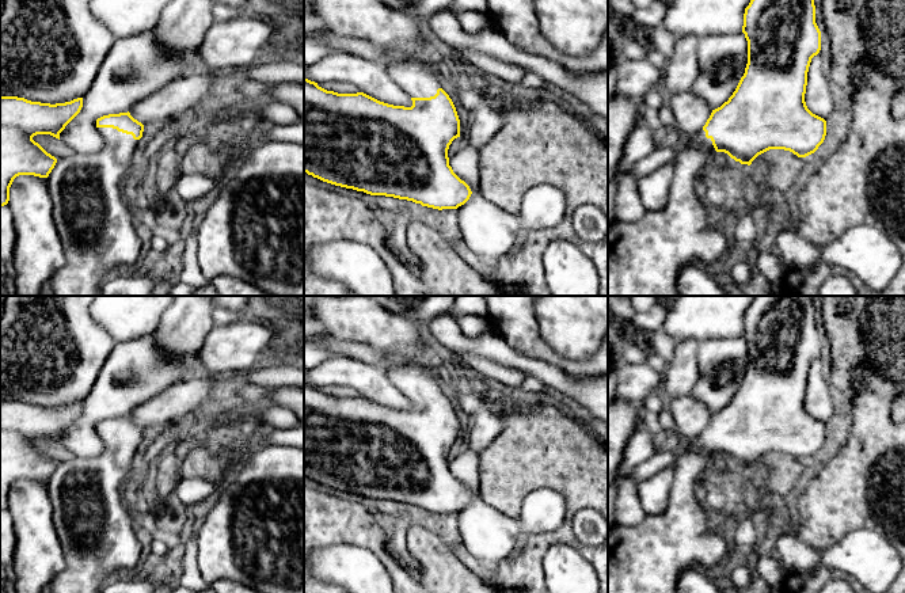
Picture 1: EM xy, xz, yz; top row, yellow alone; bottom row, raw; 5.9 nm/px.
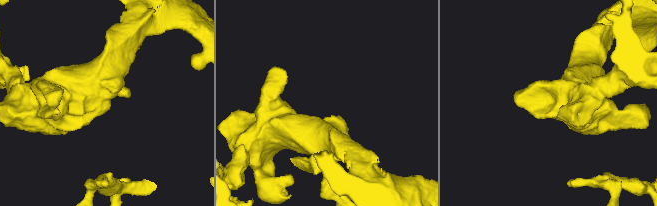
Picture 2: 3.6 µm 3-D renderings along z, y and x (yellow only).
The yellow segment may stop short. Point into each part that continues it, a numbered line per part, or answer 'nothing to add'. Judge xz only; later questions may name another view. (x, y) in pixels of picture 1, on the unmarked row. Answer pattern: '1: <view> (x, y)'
1: xz (418, 383)

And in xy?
1: xy (92, 521)

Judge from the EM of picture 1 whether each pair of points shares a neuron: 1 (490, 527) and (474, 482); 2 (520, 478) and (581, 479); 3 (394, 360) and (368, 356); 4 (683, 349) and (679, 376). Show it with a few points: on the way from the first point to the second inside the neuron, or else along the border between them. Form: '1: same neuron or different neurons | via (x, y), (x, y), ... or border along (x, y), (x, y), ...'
1: same neuron | via (479, 516), (475, 493)
2: same neuron | via (535, 478), (566, 478)
3: same neuron | via (387, 360), (375, 357)
4: same neuron | via (683, 356), (683, 369)

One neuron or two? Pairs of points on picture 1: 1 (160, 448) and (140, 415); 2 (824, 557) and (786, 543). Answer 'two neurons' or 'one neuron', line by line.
1: two neurons
2: one neuron

